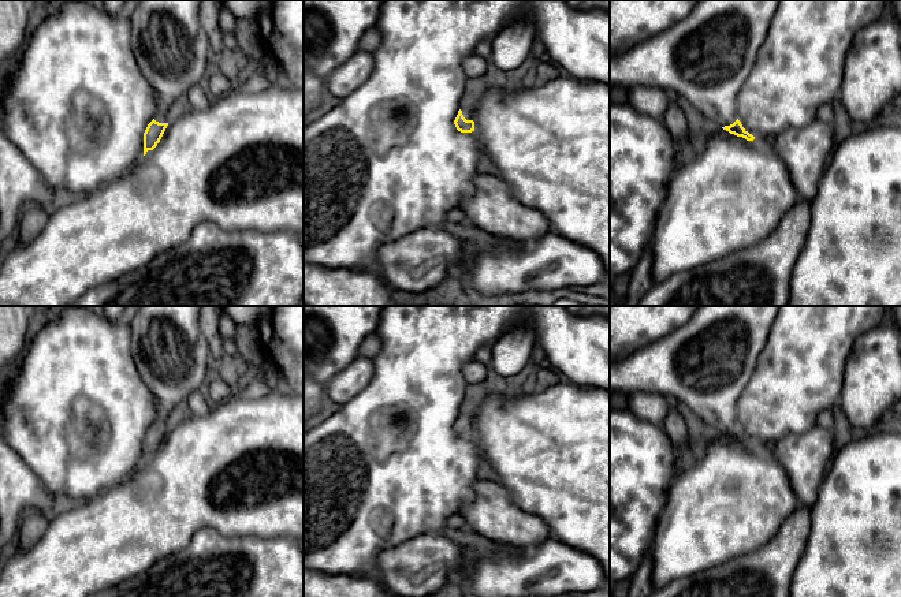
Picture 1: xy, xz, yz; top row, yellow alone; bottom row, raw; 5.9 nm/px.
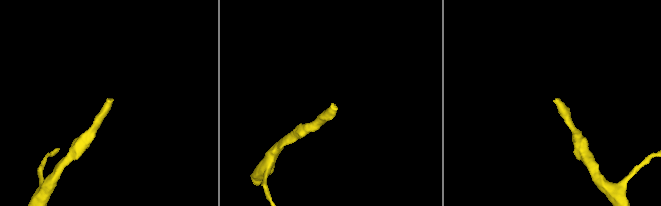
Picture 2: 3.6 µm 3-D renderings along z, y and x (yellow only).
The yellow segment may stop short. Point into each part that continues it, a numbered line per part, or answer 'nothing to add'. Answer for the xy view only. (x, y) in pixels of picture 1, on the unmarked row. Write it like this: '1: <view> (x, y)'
1: xy (171, 354)

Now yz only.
1: yz (704, 365)

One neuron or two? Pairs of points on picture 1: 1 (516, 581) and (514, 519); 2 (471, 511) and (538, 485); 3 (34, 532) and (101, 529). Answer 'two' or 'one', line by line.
1: two
2: two
3: two

